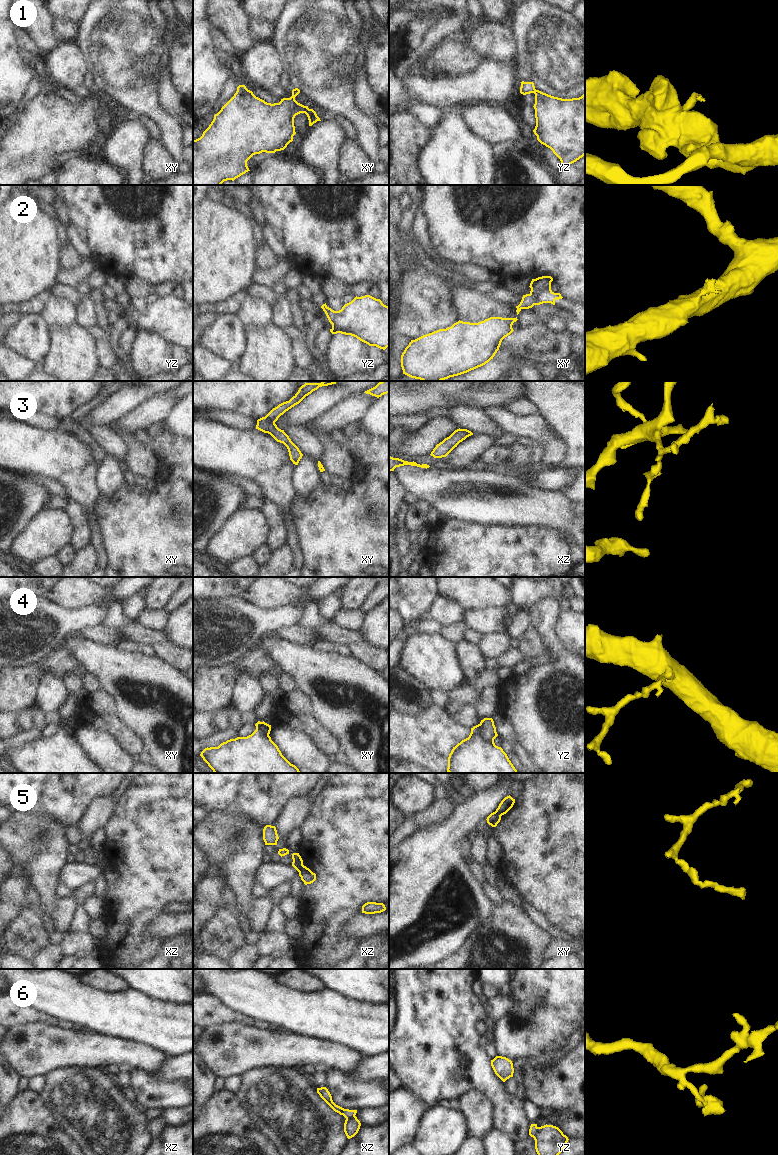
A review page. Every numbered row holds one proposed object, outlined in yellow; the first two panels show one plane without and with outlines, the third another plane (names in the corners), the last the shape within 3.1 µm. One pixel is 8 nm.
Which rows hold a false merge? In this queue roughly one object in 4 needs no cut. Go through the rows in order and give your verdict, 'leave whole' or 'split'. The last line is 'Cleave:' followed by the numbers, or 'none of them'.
1: split
2: leave whole
3: split
4: split
5: split
6: split
Cleave: 1, 3, 4, 5, 6

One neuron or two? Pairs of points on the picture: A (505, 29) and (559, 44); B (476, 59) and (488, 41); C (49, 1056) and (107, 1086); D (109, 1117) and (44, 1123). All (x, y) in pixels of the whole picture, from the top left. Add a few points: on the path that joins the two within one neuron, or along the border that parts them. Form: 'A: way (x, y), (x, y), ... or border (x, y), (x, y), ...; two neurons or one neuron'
A: border (510, 21), (518, 47), (517, 54); two neurons
B: border (468, 42), (486, 59); two neurons
C: border (92, 1067), (58, 1067), (47, 1074); two neurons
D: border (43, 1102), (55, 1121), (72, 1139); two neurons

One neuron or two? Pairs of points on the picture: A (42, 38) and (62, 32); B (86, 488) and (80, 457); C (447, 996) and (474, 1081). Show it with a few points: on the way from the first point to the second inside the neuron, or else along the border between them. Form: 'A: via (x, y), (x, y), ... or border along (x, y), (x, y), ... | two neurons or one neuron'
A: border along (55, 19), (55, 34), (61, 42) | two neurons
B: via (81, 480), (79, 465) | one neuron
C: via (447, 1017), (447, 1022), (474, 1049), (474, 1060) | one neuron

